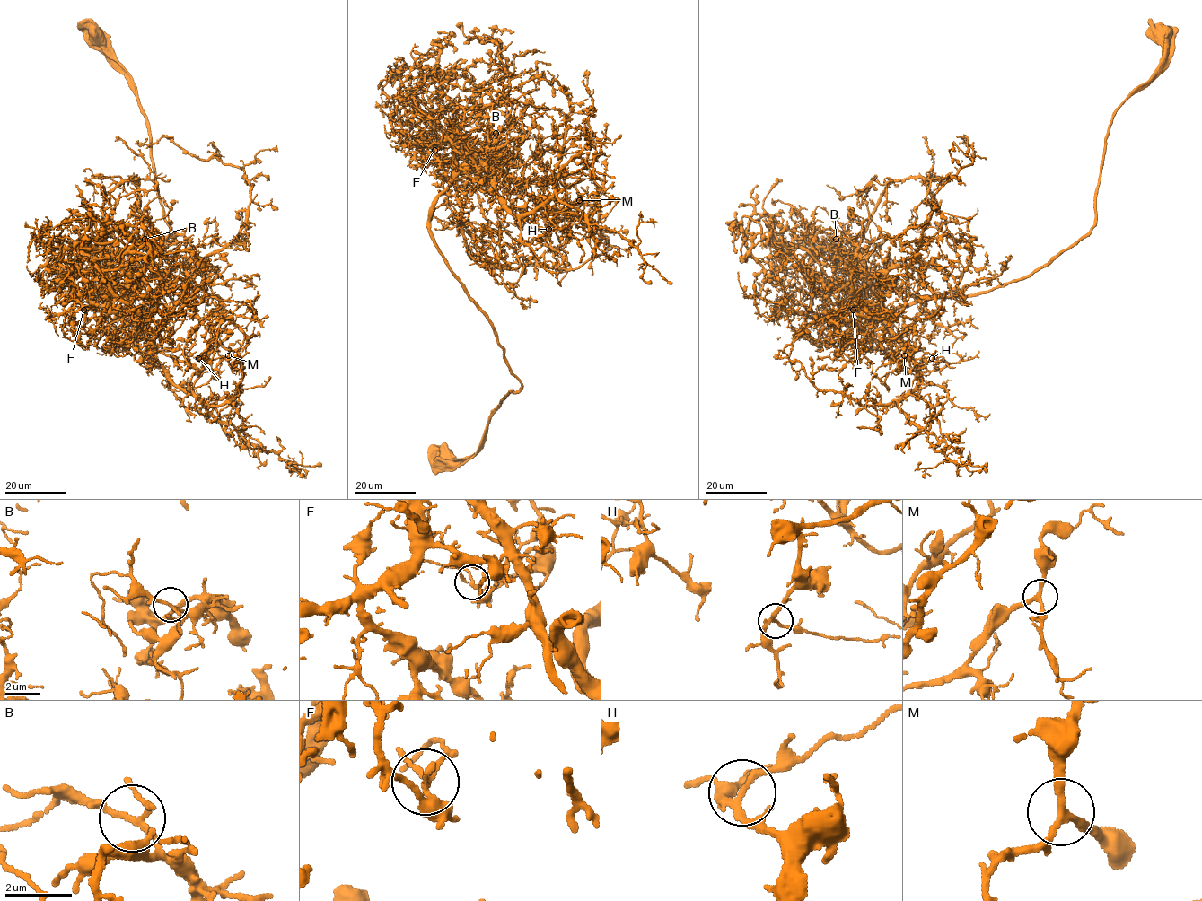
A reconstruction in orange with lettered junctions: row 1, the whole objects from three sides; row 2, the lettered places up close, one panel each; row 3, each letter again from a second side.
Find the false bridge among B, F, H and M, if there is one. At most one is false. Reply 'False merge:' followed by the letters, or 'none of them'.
False merge: F

